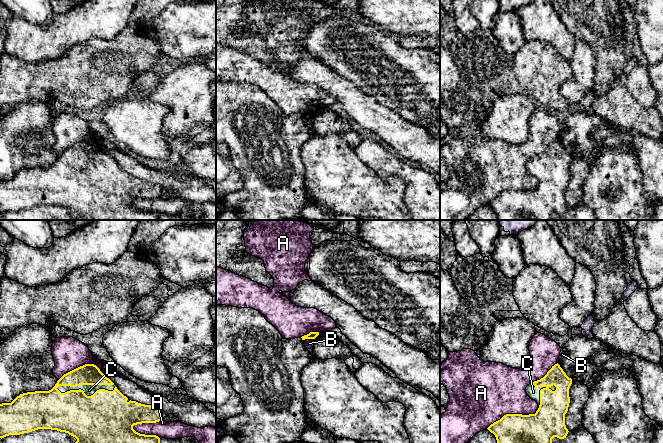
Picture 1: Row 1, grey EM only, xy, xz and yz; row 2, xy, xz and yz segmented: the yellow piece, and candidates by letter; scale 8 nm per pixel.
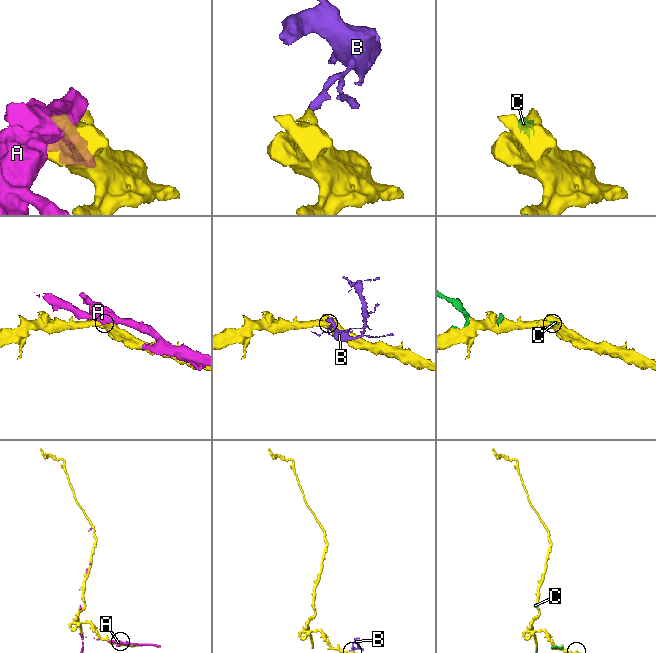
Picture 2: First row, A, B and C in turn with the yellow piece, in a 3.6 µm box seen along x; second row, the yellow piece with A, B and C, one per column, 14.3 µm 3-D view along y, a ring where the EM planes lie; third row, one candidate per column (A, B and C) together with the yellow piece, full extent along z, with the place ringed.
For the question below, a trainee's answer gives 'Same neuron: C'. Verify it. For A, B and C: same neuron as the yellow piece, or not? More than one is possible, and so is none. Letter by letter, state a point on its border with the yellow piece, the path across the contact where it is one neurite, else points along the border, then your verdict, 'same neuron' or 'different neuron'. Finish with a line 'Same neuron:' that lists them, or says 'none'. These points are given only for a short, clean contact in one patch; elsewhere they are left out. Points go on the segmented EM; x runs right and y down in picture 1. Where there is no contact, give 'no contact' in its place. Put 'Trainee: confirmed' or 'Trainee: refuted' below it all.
A: meets yellow in xy at (146, 422); different neuron
B: meets yellow in xz at (308, 338); border along xz (314, 338), (305, 338), (303, 340); different neuron
C: meets yellow in xy at (85, 384); same neuron
Same neuron: C
Trainee: confirmed

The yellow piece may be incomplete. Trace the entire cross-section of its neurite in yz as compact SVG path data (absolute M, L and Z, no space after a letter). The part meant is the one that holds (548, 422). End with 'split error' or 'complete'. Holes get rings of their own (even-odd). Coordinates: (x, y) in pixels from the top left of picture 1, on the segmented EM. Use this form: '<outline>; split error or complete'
M558 363L555 364L543 378L526 387L527 395L538 404L535 414L506 414L487 429L495 435L497 443L552 443L554 437L566 438L569 431L565 425L565 414L570 403L571 384L572 379Z; split error

